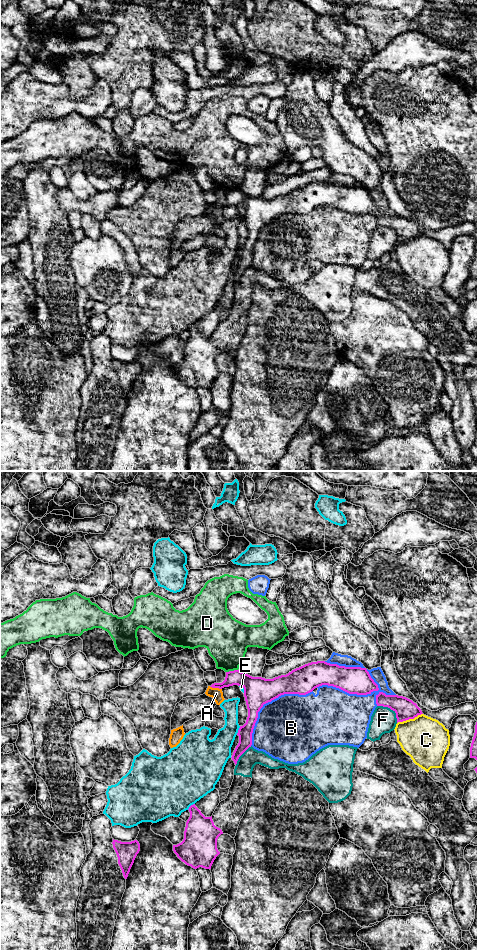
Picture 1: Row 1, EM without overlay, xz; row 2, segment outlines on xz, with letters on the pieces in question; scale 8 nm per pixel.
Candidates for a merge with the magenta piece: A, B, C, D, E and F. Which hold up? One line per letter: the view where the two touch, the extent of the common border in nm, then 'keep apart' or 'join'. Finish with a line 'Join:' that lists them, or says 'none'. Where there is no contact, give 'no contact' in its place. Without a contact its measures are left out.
A: contact in xz; length 110 nm; keep apart
B: contact in xz; length 650 nm; keep apart
C: contact in xz; length 220 nm; keep apart
D: contact in xz; length 100 nm; keep apart
E: contact in xz; length 80 nm; keep apart
F: contact in xz; length 220 nm; keep apart
Join: none

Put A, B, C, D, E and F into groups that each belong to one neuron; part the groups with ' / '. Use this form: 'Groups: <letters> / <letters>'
Groups: A / B / C / D / E / F

